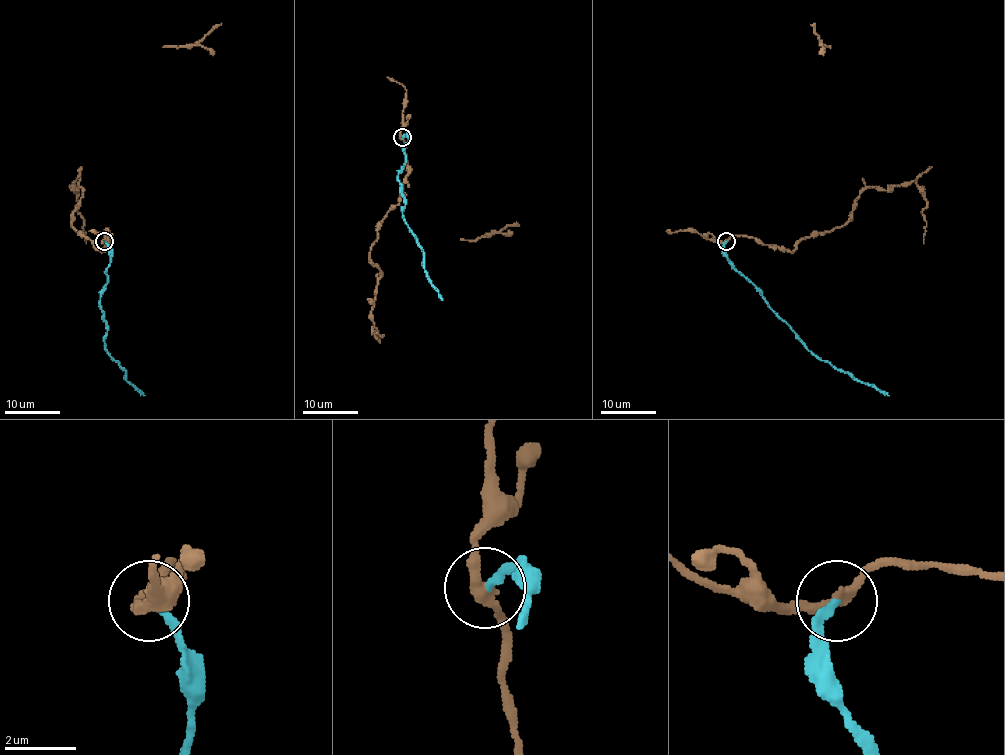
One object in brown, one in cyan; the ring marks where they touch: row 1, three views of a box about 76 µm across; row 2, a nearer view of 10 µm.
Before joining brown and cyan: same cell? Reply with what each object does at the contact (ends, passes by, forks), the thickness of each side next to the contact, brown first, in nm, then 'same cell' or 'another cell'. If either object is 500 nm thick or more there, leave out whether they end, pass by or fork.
brown passes by; cyan ends there; 300 nm thick on the brown side, 200 nm on the other; another cell

